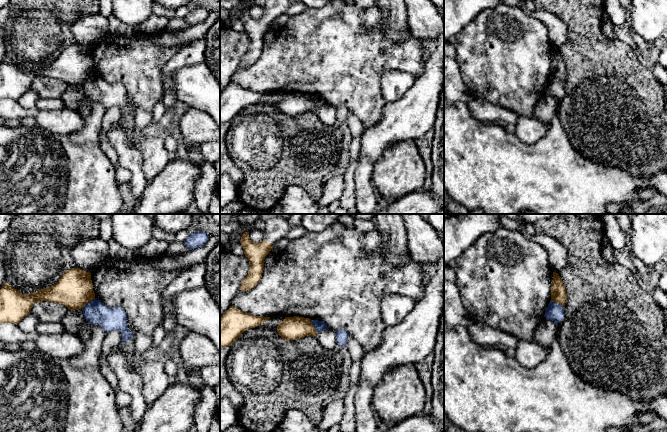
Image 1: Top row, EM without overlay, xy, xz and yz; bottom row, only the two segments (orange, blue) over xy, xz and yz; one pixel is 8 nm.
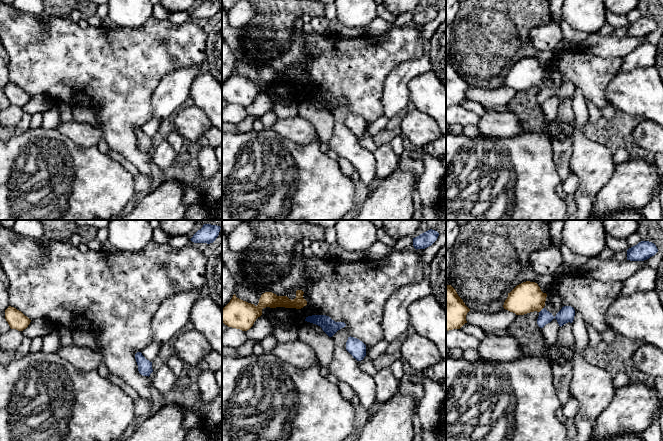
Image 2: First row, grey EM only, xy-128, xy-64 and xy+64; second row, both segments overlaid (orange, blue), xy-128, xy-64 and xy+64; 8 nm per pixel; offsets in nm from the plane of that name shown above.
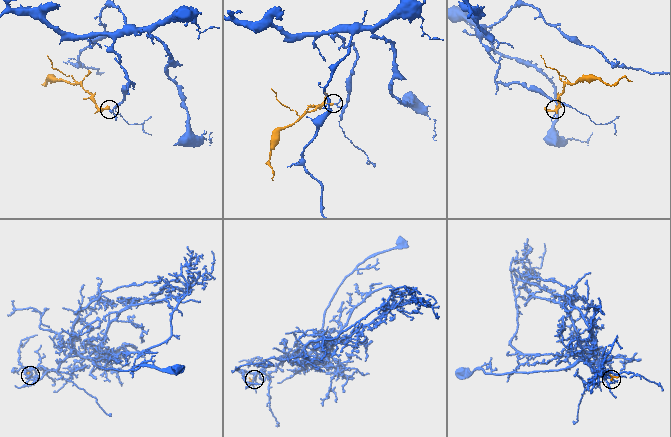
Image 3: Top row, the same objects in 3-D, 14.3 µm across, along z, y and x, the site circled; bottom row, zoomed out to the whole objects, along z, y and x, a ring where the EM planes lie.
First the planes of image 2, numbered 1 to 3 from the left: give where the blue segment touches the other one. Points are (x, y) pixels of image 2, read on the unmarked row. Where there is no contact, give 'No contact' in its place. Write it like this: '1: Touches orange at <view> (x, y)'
1: No contact
2: No contact
3: Touches orange at xy+64 (541, 85)

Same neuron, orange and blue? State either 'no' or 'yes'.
no

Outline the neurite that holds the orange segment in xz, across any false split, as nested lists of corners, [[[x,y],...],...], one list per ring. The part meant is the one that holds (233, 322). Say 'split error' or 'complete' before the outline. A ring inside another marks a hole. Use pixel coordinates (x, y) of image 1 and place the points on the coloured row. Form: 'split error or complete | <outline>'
complete | [[[231,306],[220,317],[220,348],[232,345],[244,331],[269,319],[270,317],[254,316]]]

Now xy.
complete | [[[78,267],[65,271],[53,286],[29,295],[22,294],[6,282],[0,289],[0,323],[17,325],[30,314],[35,302],[51,301],[69,310],[78,310],[93,299],[95,294],[91,273]]]

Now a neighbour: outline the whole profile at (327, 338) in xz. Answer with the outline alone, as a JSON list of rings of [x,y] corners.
[[[330,328],[317,333],[317,339],[326,349],[334,349],[337,345],[336,332]]]

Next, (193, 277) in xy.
[[[205,263],[194,264],[185,268],[162,293],[161,310],[163,318],[161,326],[166,333],[173,331],[176,327],[174,297],[183,291],[197,289],[205,286]]]

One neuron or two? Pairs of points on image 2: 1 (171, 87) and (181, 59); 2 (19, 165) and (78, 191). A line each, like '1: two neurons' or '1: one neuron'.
1: two neurons
2: one neuron

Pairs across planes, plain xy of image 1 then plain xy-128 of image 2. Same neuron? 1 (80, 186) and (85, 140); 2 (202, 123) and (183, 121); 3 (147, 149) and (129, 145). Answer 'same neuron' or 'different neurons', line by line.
1: different neurons
2: same neuron
3: different neurons

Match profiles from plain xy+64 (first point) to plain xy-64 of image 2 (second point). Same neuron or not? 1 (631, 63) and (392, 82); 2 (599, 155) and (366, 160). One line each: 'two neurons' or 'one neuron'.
1: one neuron
2: two neurons

